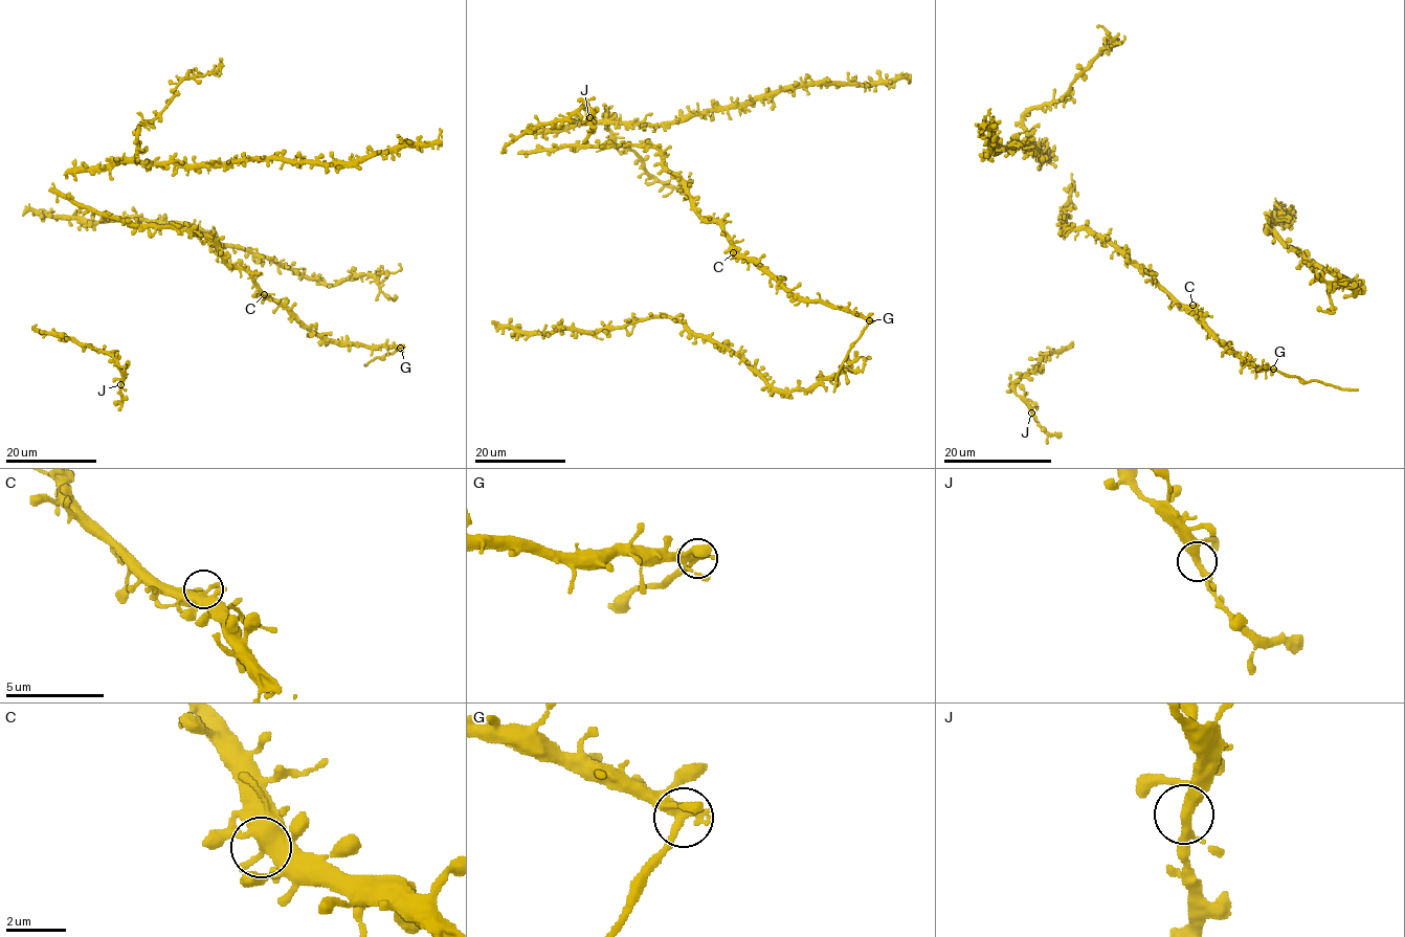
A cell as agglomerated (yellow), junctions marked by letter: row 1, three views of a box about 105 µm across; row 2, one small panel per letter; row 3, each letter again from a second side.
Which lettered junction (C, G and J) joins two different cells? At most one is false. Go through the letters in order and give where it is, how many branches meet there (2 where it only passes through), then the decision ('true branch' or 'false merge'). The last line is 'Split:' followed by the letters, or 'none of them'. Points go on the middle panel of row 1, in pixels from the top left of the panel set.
C: place (733, 252); branches 4; true branch
G: place (869, 320); branches 4; false merge
J: place (589, 117); branches 4; true branch
Split: G

